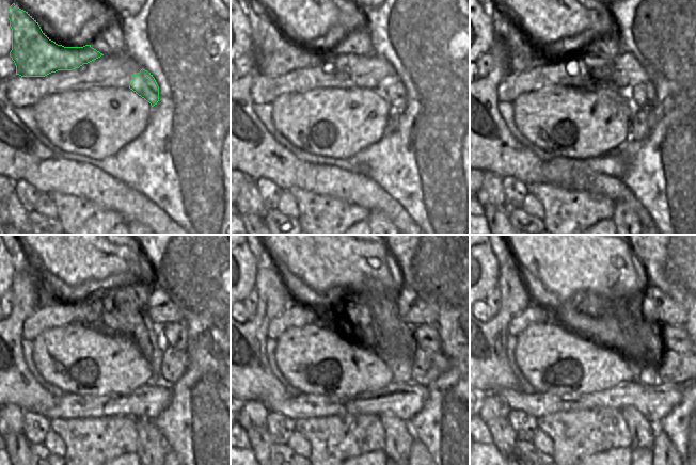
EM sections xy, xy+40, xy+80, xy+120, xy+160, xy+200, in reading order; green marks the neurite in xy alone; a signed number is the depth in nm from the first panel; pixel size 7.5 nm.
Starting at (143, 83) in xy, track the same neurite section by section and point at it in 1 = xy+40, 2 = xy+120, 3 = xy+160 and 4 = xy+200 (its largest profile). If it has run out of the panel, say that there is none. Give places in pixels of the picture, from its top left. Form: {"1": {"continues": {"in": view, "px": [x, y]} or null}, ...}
{"1": {"continues": {"in": "xy+40", "px": [391, 87]}}, "2": {"continues": {"in": "xy+120", "px": [175, 335]}}, "3": {"continues": {"in": "xy+160", "px": [426, 336]}}, "4": {"continues": {"in": "xy+200", "px": [677, 339]}}}

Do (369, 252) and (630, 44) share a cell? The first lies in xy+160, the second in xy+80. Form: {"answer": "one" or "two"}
{"answer": "two"}

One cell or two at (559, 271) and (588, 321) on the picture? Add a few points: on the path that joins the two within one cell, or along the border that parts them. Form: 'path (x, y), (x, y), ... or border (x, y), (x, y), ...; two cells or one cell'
path (572, 284), (574, 286), (574, 309), (576, 311); one cell

